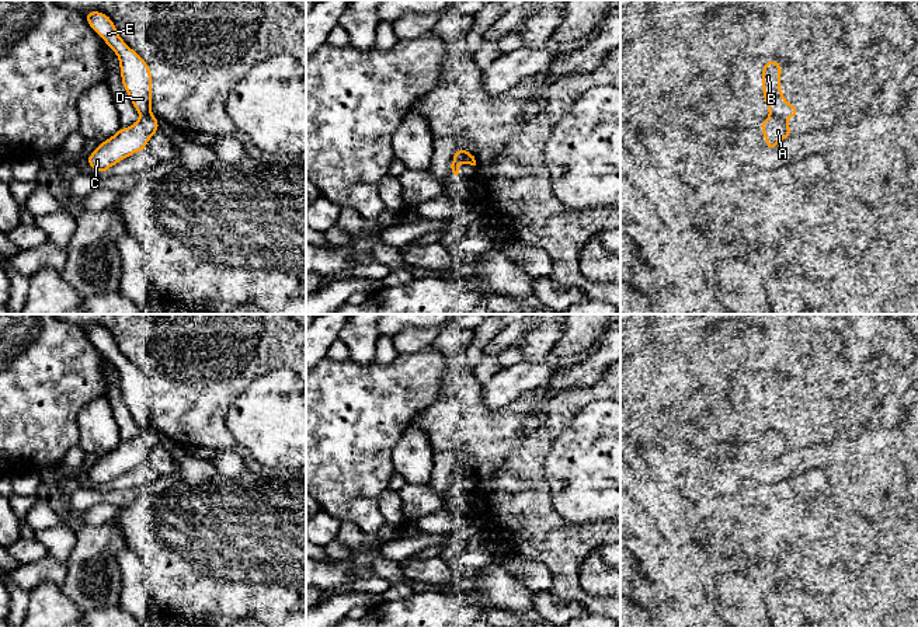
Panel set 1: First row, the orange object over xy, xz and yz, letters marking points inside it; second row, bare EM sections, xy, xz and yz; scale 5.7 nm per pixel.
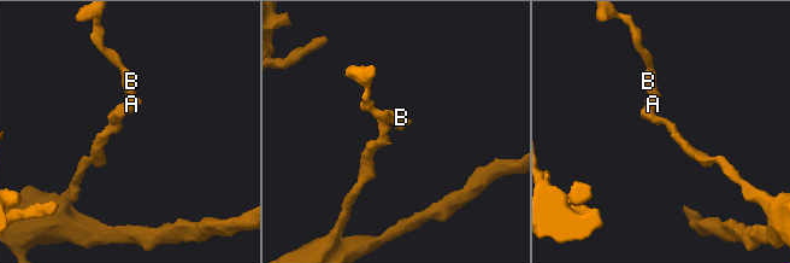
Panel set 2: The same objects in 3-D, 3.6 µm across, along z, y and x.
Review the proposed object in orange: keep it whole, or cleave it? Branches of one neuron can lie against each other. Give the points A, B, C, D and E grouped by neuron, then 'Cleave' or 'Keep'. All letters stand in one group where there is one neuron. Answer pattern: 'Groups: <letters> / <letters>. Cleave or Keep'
Groups: A C / B D E. Cleave

